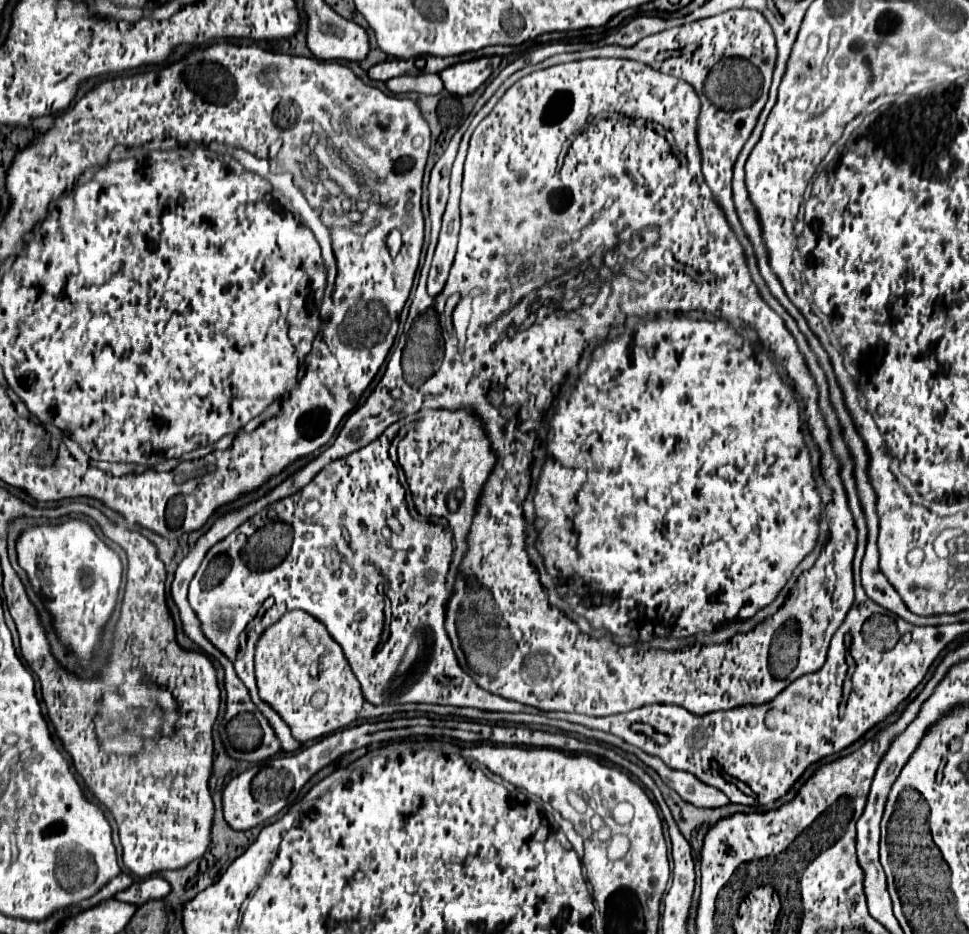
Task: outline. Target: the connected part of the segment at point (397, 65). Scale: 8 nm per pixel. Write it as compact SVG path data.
M386 60L386 62L380 62L376 66L372 66L368 70L368 76L370 80L390 80L390 78L396 78L396 76L402 76L406 74L406 62L404 60Z

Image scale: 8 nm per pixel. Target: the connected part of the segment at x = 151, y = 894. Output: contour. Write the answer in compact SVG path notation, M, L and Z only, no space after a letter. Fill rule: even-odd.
M150 876L150 878L146 878L146 880L136 880L128 890L120 892L120 894L116 896L116 900L140 906L140 904L150 902L150 900L166 898L170 892L172 892L172 886L170 886L164 878Z

